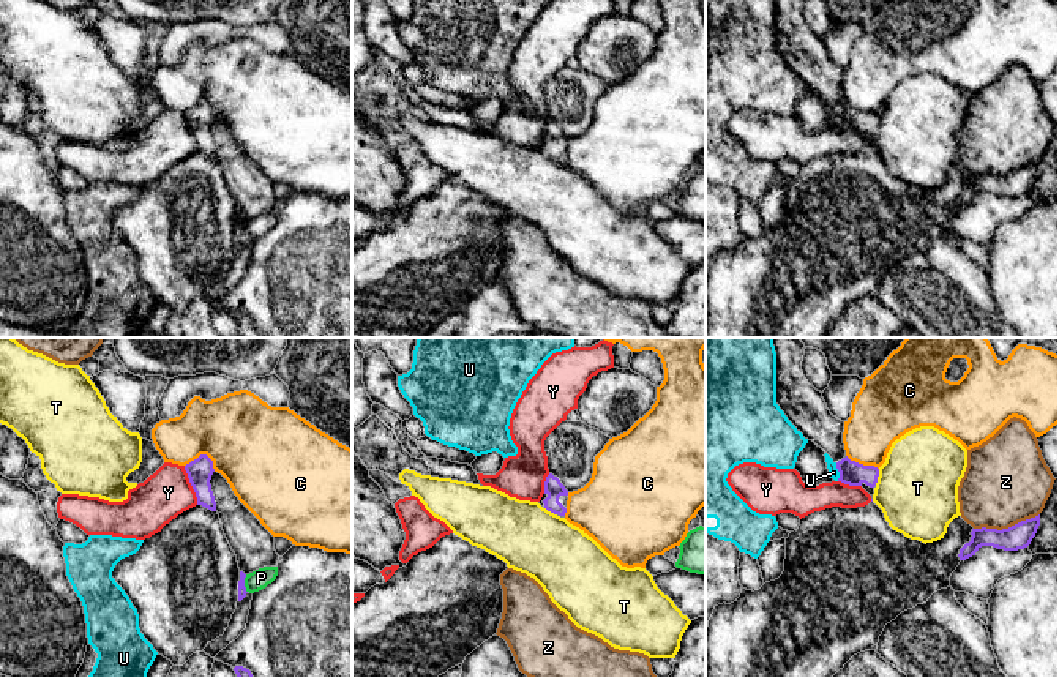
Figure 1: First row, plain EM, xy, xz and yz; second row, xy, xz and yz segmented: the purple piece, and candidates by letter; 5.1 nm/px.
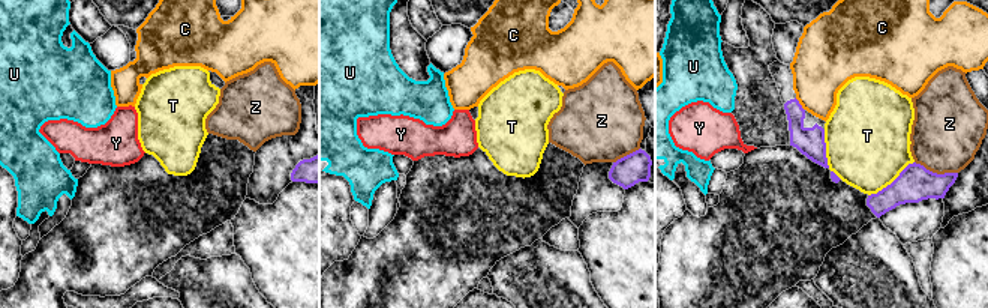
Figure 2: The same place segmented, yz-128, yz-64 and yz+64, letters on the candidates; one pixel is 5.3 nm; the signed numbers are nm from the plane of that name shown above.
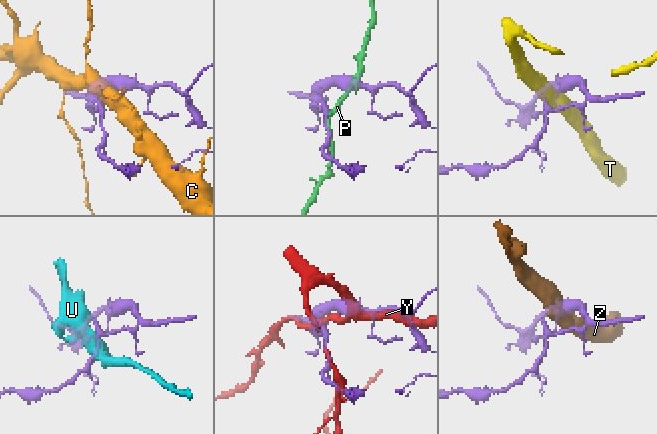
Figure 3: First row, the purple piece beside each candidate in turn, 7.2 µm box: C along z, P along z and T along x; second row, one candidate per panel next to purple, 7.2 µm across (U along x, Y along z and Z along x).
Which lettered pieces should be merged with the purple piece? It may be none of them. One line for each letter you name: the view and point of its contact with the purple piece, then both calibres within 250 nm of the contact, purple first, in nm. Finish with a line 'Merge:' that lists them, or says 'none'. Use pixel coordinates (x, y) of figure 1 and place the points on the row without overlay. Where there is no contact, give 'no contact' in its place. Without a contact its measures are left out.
Merge: none

